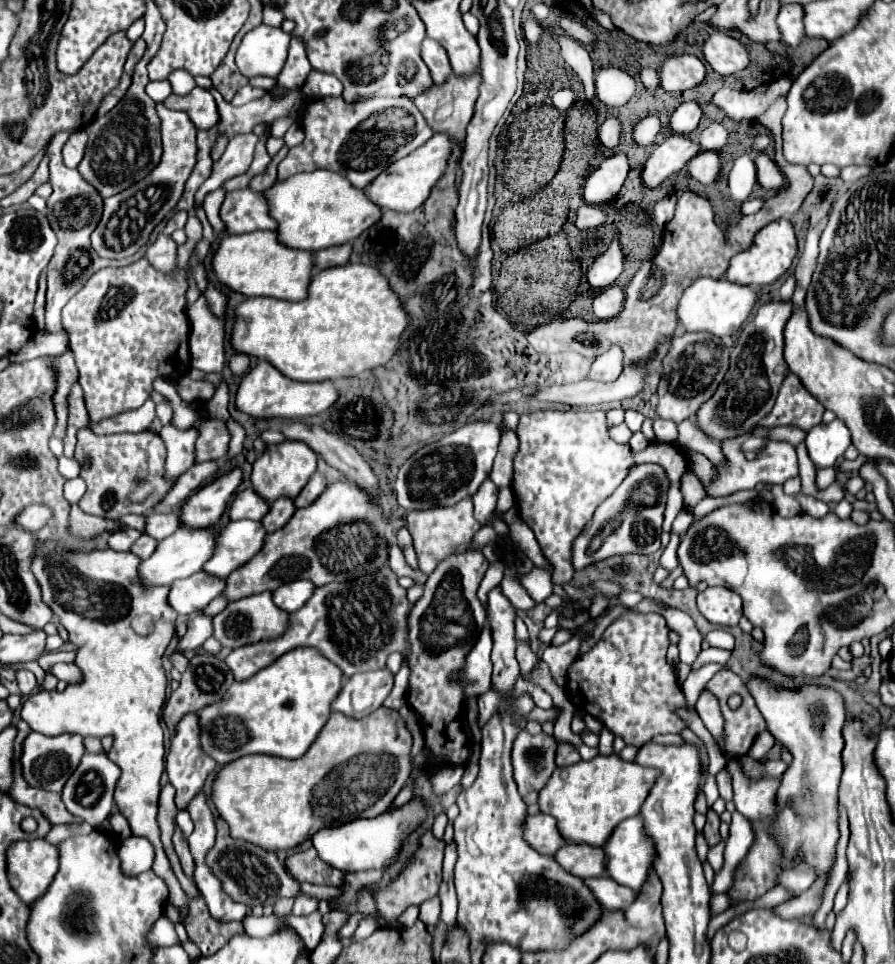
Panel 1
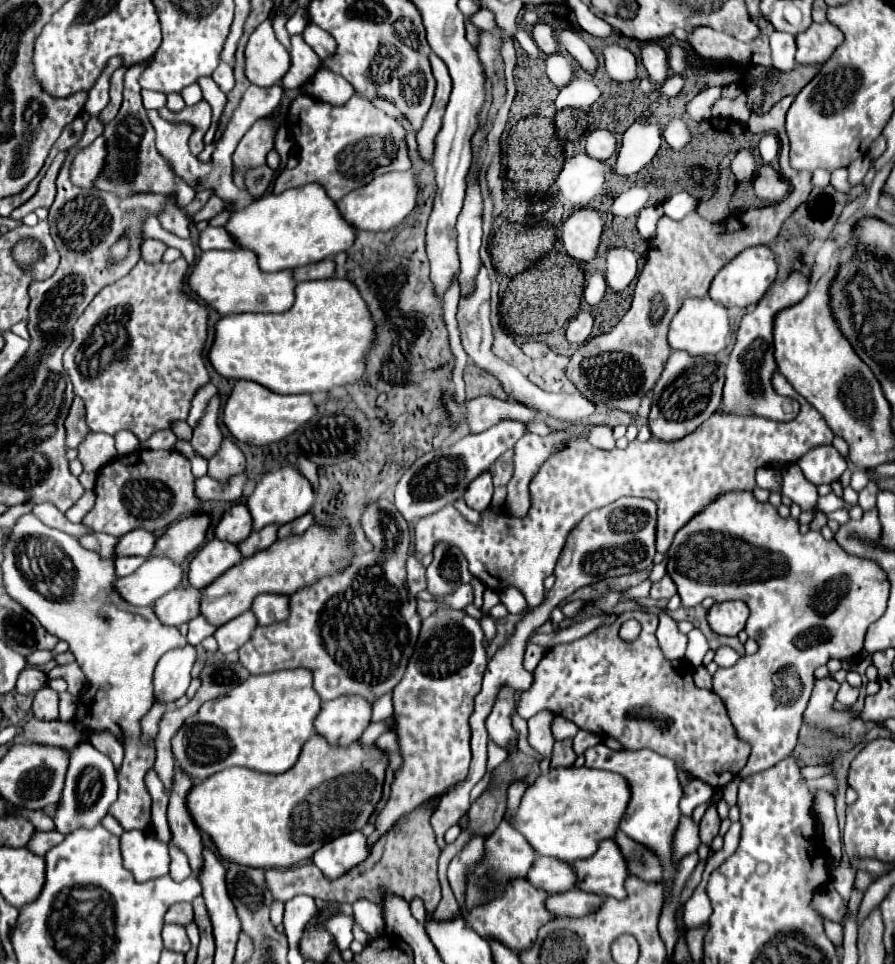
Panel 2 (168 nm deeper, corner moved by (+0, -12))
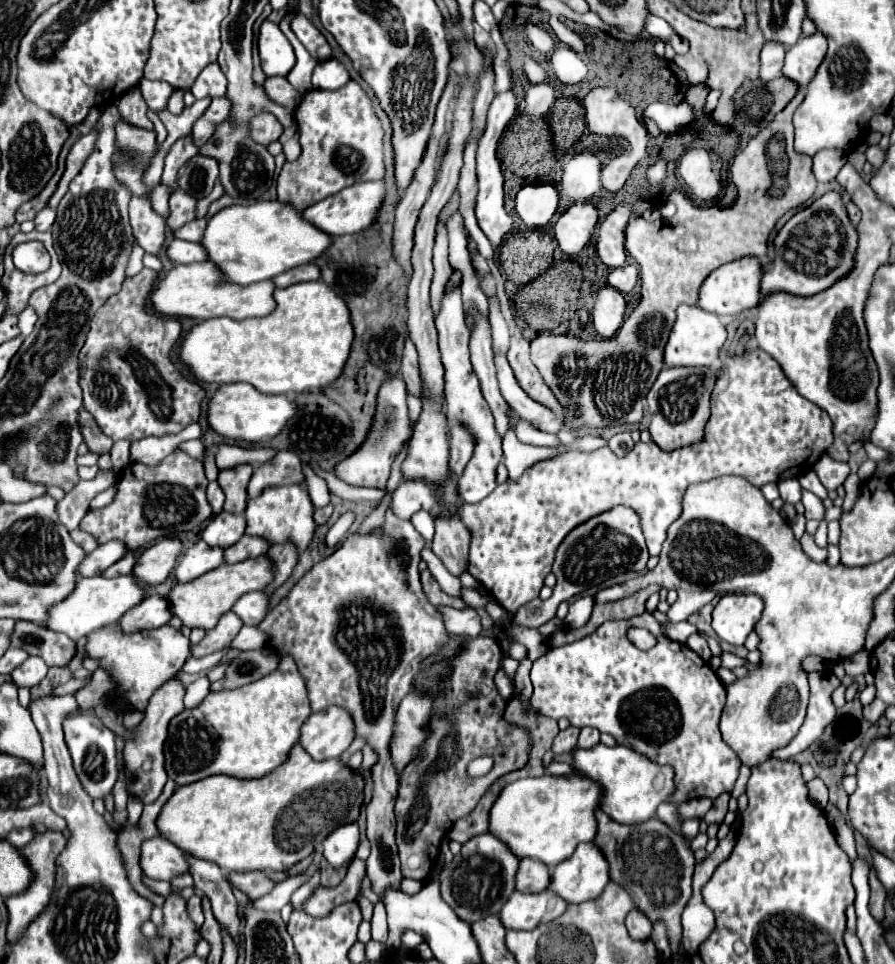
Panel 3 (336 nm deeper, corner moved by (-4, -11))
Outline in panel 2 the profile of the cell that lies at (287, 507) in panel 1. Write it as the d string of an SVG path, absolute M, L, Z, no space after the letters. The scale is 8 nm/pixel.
M266 526L266 528L258 530L258 532L252 532L242 544L238 544L240 554L244 558L248 558L258 550L266 550L268 546L272 546L276 542L276 530L278 530L278 526Z

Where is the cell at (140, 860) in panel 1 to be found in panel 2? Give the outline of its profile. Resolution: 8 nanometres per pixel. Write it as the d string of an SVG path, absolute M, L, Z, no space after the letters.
M144 830L124 832L120 836L122 864L134 874L138 882L148 882L166 876L170 870L168 844Z

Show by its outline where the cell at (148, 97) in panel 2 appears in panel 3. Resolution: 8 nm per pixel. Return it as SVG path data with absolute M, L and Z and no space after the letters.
M141 79L139 87L144 97L148 109L156 113L160 109L166 109L168 97L174 93L174 89L170 85L166 85L164 81L150 81L150 79Z

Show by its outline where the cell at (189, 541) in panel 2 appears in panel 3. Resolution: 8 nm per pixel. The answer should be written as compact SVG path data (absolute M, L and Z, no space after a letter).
M178 537L160 539L152 547L144 549L132 569L136 581L140 581L146 587L154 587L154 585L166 581L166 577L174 569L174 563L180 557L180 553L182 553L182 541Z

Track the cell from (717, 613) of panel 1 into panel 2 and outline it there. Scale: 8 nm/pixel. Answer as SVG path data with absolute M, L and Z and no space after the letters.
M726 600L716 602L708 612L708 624L716 634L722 636L738 636L740 630L744 630L748 620L748 606L740 600Z

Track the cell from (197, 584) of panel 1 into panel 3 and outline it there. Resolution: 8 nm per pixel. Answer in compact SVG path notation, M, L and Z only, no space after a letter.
M148 595L140 605L126 611L120 619L124 631L136 629L156 629L170 621L172 613L168 611L168 601L162 595Z

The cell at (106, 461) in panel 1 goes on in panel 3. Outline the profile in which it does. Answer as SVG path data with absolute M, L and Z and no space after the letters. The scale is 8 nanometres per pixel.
M184 451L170 453L164 461L160 461L154 467L130 463L122 469L118 477L114 501L102 509L90 509L82 517L80 529L94 535L98 543L122 539L126 541L130 551L142 549L154 539L172 537L182 531L192 531L202 521L212 517L212 507L206 501L206 485L208 479L204 475L204 463L186 455Z

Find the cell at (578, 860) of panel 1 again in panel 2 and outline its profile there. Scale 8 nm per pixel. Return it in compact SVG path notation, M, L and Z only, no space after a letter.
M538 856L528 872L528 882L544 892L564 892L574 888L574 874L570 874L570 864L554 858Z

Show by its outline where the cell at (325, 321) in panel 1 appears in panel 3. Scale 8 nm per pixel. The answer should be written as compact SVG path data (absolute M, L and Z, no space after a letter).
M308 281L308 283L298 283L298 285L290 285L286 289L276 289L274 293L278 307L274 309L274 313L260 317L260 319L242 319L242 321L234 321L228 317L218 317L218 319L206 319L202 323L198 323L182 341L180 347L180 359L190 367L190 371L196 375L198 381L204 383L238 383L238 381L246 381L250 385L254 385L258 391L266 393L266 395L278 395L278 393L302 393L308 389L320 389L326 387L330 383L334 383L340 375L342 375L342 365L346 365L346 357L350 355L352 349L352 341L354 341L354 327L350 325L350 309L346 309L346 301L342 301L342 297L338 297L338 293L334 293L334 289L330 289L330 285L322 283L322 281Z

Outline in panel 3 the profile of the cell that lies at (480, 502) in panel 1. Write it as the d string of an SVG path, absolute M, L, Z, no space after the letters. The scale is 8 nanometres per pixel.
M452 285L444 289L440 313L436 315L436 329L440 337L442 365L446 369L444 395L448 401L448 421L464 423L468 431L476 437L474 455L468 461L462 477L458 477L458 495L462 497L464 503L480 503L484 497L488 497L496 489L496 467L502 461L502 439L494 431L494 417L490 413L490 407L486 405L486 399L480 393L478 377L474 375L470 365L470 353L468 353L470 331L464 321L460 285Z

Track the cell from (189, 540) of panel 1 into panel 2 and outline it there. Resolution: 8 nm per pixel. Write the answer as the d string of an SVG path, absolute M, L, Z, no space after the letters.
M148 558L134 574L118 578L114 590L132 606L152 606L162 594L180 586L182 568L166 558Z

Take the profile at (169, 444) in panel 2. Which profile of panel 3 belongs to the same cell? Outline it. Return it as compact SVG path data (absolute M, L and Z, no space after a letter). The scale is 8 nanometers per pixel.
M200 439L198 441L184 441L178 445L178 449L188 453L190 457L198 457L198 459L202 459L202 455L204 455L204 445Z

